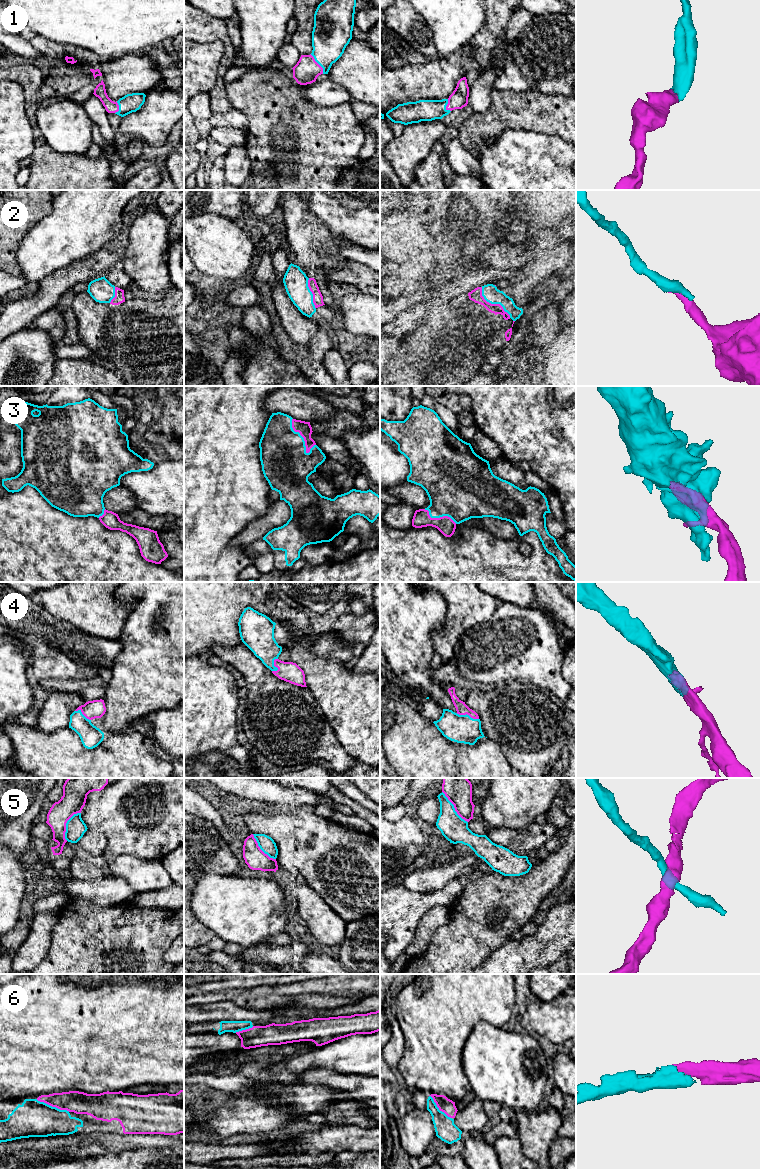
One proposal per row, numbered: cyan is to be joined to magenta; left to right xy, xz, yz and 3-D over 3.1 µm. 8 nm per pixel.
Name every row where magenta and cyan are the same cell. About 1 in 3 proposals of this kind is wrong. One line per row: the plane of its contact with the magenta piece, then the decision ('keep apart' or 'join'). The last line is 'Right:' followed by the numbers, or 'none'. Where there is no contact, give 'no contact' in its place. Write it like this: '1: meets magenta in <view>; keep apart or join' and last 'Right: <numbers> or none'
1: meets magenta in xz; join
2: meets magenta in yz; join
3: meets magenta in xz; join
4: meets magenta in yz; join
5: meets magenta in xy; keep apart
6: meets magenta in xy; join
Right: 1, 2, 3, 4, 6

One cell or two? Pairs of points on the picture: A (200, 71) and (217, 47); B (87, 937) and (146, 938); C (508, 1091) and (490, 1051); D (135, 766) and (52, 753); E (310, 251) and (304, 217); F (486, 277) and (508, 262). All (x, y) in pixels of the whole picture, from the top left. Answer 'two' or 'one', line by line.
A: one
B: one
C: one
D: one
E: one
F: two

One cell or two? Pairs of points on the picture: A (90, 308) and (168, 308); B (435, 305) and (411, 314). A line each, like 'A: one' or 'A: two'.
A: one
B: two

